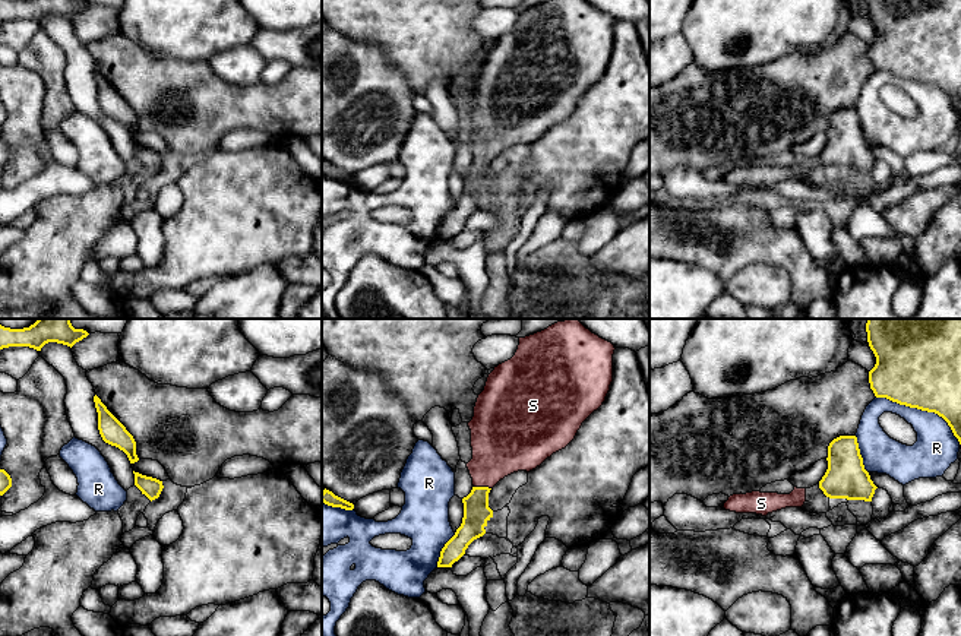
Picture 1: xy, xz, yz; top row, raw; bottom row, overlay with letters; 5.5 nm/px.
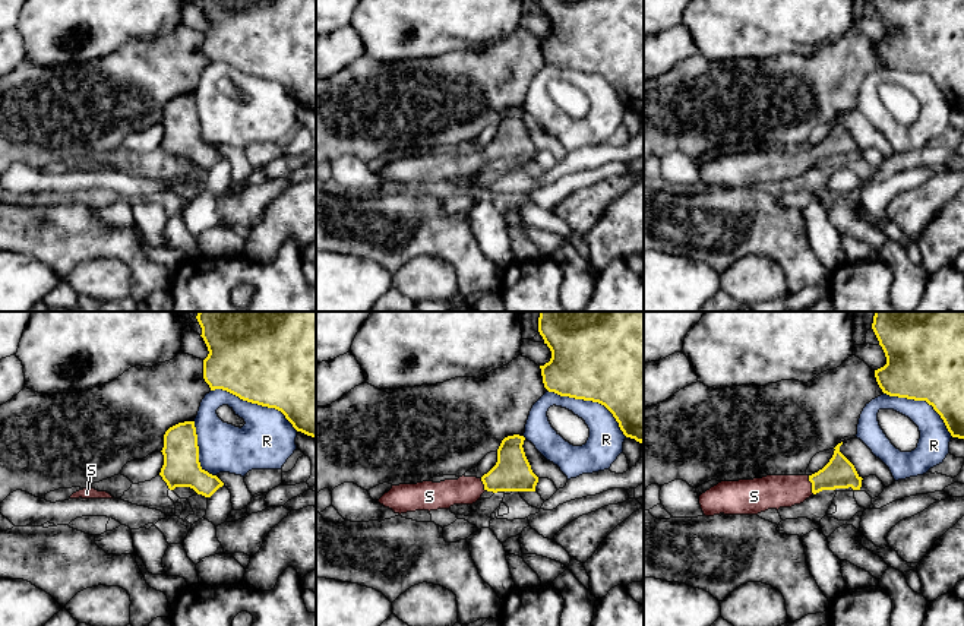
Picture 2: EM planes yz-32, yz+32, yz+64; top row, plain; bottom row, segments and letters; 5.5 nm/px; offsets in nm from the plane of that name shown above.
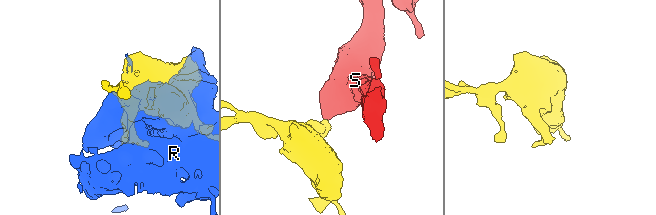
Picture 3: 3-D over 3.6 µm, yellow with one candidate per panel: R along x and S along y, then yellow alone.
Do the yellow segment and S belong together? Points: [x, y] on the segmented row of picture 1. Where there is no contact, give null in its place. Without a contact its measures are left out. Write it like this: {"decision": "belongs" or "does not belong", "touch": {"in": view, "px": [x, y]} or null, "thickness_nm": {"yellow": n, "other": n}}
{"decision": "belongs", "touch": {"in": "xz", "px": [483, 487]}, "thickness_nm": {"yellow": 140, "other": 320}}

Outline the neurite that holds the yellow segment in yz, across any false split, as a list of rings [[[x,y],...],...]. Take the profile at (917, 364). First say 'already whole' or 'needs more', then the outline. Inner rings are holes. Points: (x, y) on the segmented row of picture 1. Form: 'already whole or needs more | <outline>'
already whole | [[[867,319],[866,332],[876,357],[876,364],[869,371],[875,396],[938,414],[961,444],[961,319]]]

